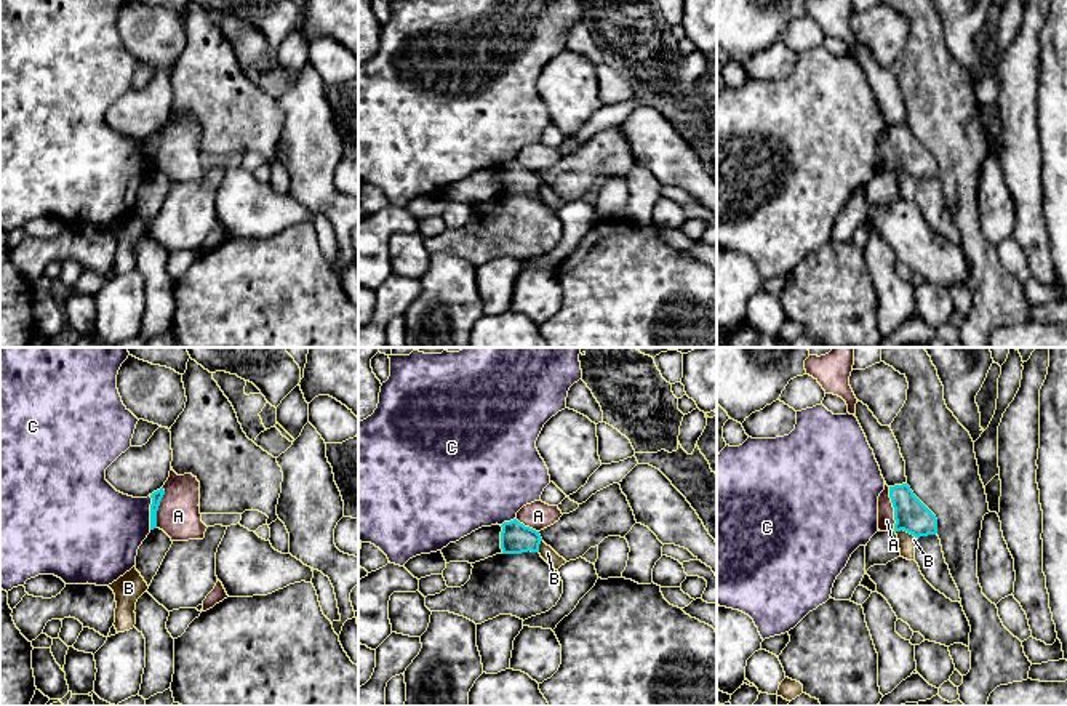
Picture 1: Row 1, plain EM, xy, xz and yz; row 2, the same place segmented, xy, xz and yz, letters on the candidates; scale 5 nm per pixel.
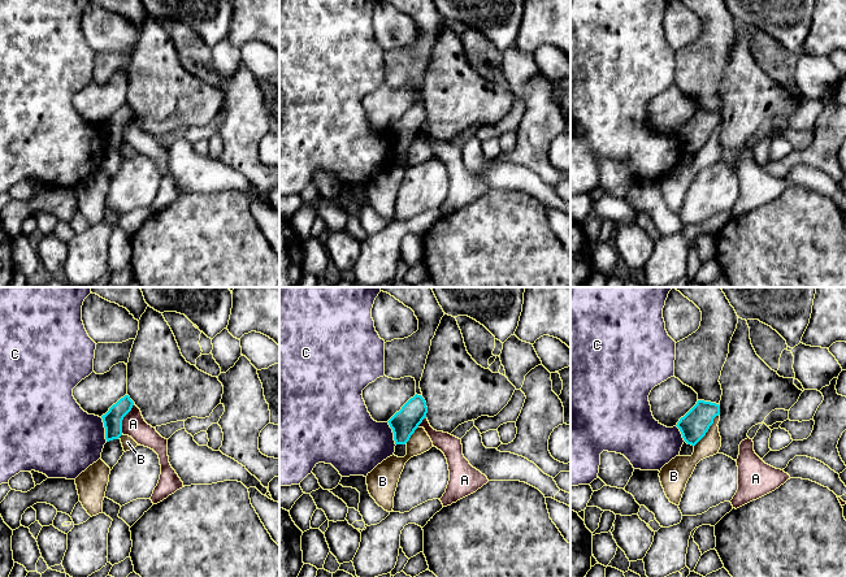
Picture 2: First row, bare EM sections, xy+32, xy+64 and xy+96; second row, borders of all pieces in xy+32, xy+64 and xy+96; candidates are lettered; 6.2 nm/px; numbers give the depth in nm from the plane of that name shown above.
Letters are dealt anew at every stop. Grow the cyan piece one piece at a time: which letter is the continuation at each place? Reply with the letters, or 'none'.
none

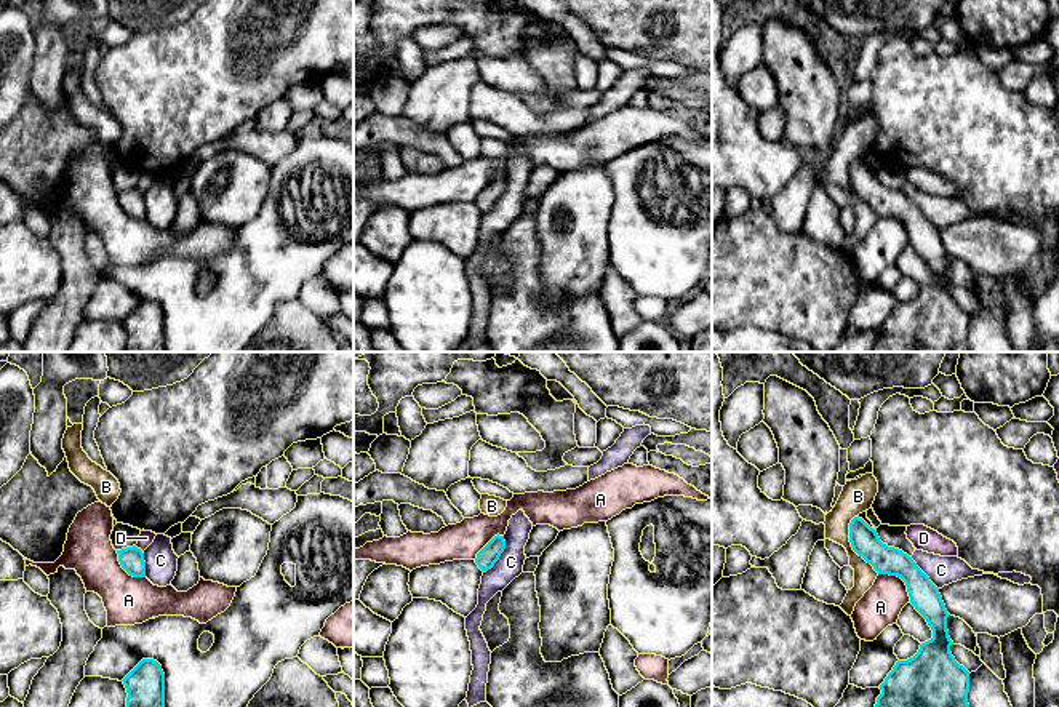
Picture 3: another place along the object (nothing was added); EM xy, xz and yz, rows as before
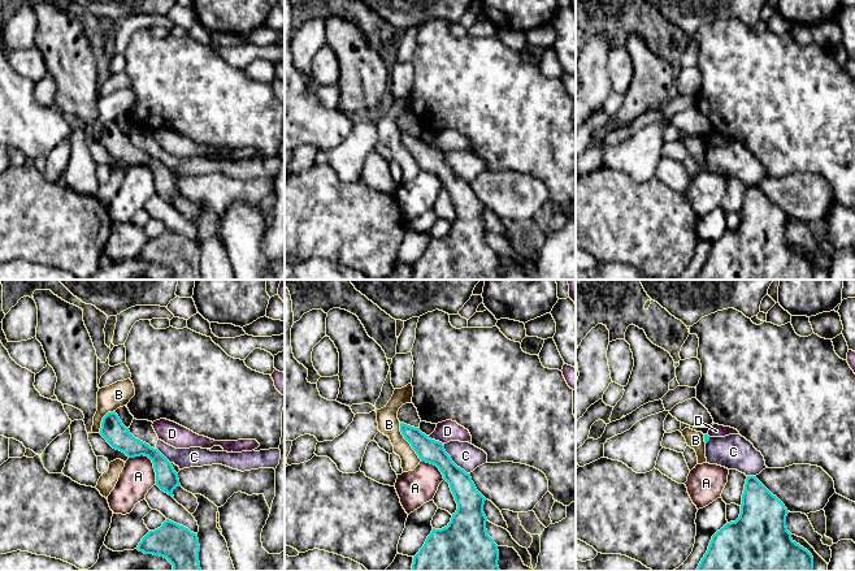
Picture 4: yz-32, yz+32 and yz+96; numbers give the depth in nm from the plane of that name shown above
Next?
none

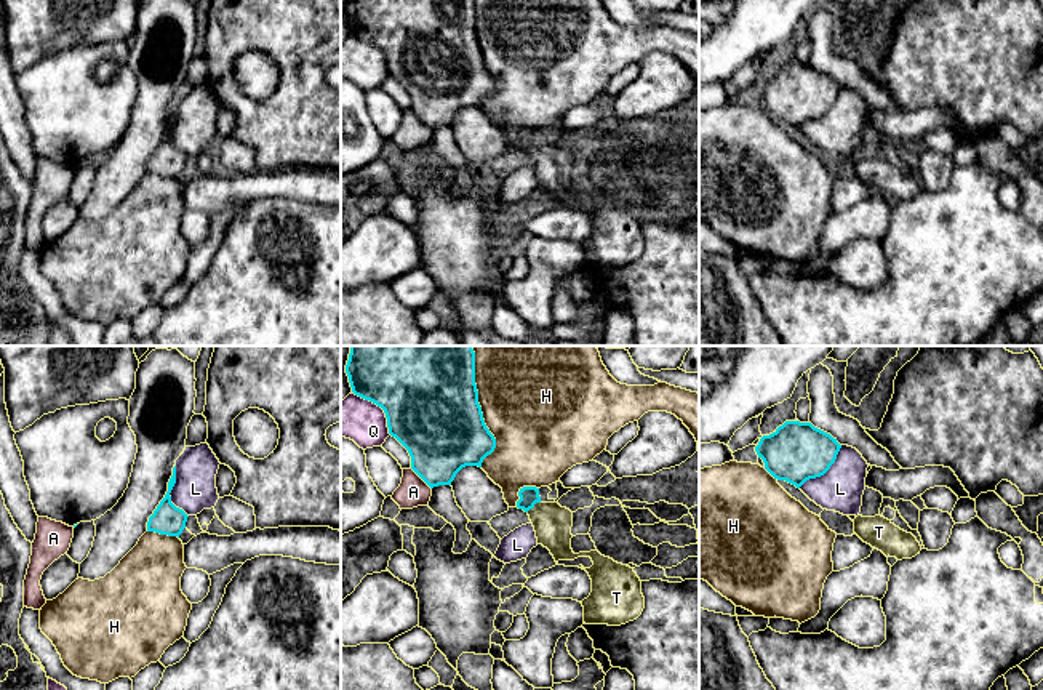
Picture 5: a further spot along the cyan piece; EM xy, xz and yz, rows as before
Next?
T

